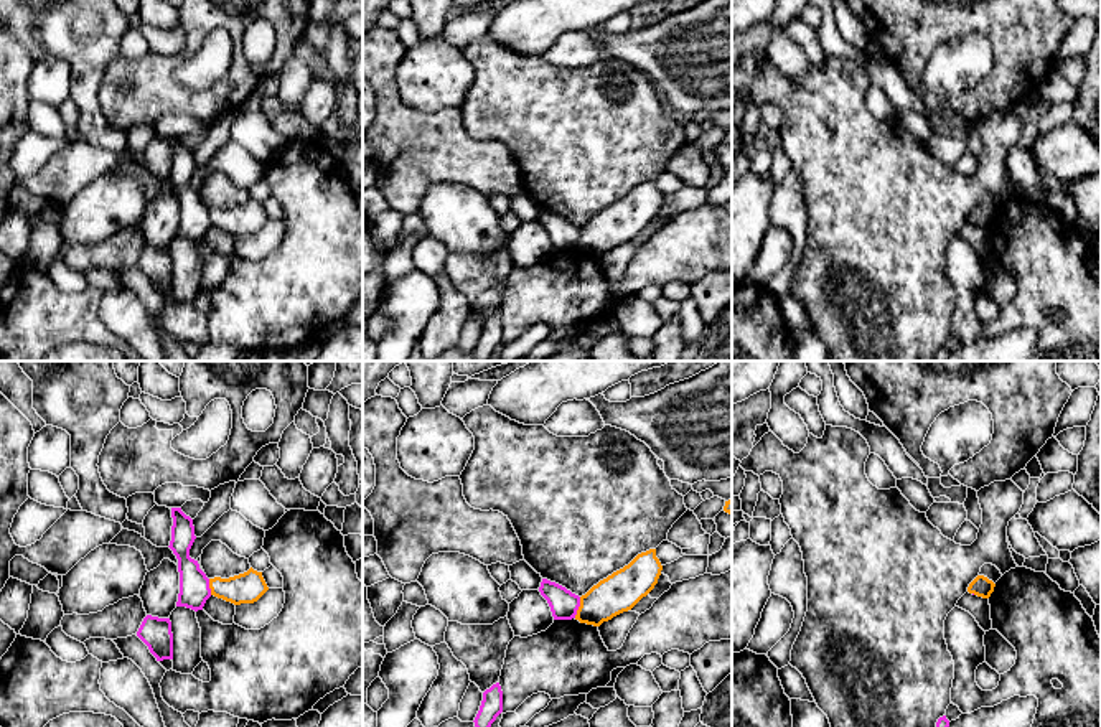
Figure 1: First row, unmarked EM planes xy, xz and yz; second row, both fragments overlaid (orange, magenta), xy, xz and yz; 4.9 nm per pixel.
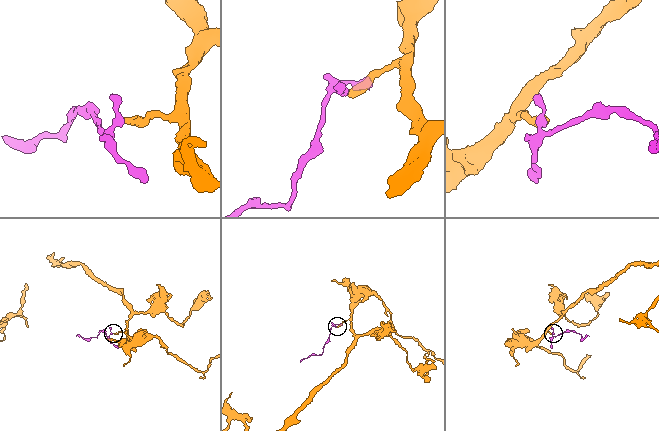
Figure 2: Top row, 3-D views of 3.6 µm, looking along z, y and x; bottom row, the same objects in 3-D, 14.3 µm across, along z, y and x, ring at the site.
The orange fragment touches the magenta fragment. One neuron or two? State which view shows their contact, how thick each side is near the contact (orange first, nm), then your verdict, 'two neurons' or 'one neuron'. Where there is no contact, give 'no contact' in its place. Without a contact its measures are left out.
xz | 190/140 nm | two neurons

